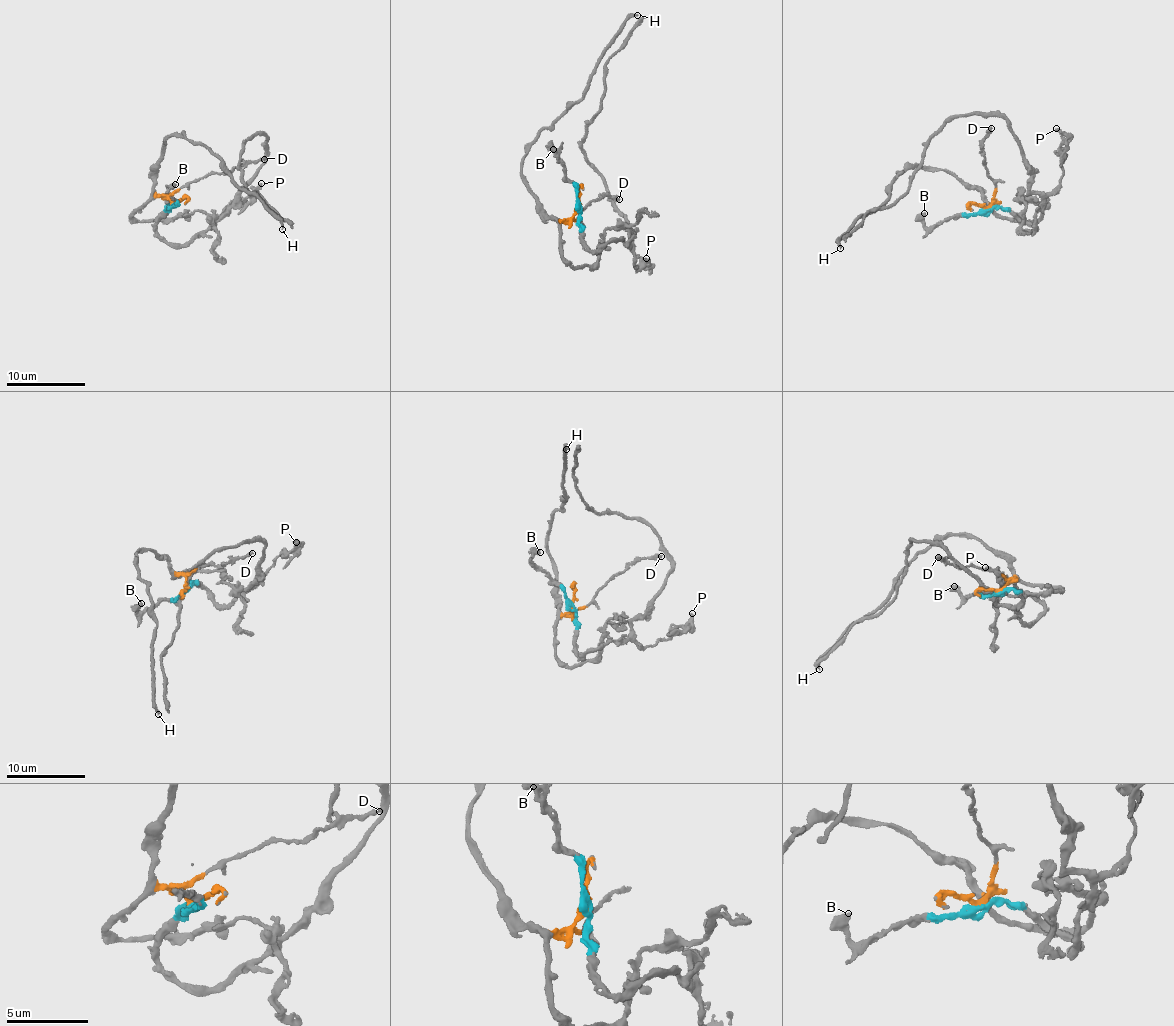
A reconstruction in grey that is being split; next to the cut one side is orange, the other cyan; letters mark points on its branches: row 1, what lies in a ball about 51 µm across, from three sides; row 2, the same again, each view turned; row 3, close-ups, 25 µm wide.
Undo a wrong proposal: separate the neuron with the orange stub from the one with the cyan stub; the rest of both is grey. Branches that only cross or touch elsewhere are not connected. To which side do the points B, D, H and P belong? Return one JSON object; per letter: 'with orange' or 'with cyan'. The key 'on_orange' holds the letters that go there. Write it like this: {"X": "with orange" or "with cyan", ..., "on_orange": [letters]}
{"B": "with cyan", "D": "with orange", "H": "with orange", "P": "with cyan", "on_orange": ["D", "H"]}

